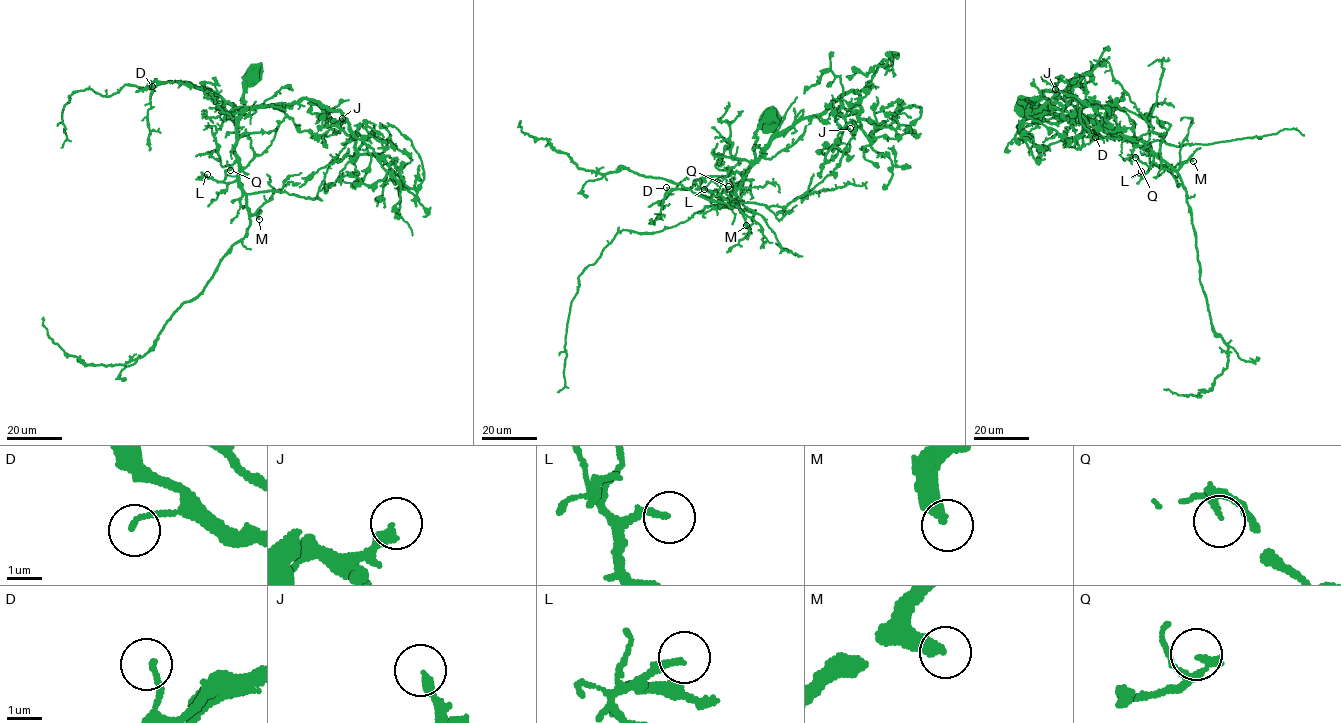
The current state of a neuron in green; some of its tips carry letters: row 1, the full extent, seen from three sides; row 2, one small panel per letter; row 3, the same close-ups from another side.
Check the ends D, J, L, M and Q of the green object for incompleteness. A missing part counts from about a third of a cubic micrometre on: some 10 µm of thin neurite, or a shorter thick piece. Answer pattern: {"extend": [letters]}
{"extend": ["M"]}

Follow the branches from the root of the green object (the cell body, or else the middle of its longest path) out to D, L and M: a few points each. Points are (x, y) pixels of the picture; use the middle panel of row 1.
D: (768, 116), (757, 130), (755, 163), (741, 183), (736, 172), (702, 177), (690, 188), (666, 187)
L: (768, 116), (757, 130), (755, 163), (737, 189), (735, 201), (719, 195), (703, 196), (700, 190), (704, 189)
M: (768, 116), (757, 130), (755, 163), (737, 189), (734, 202), (738, 203), (746, 225)

